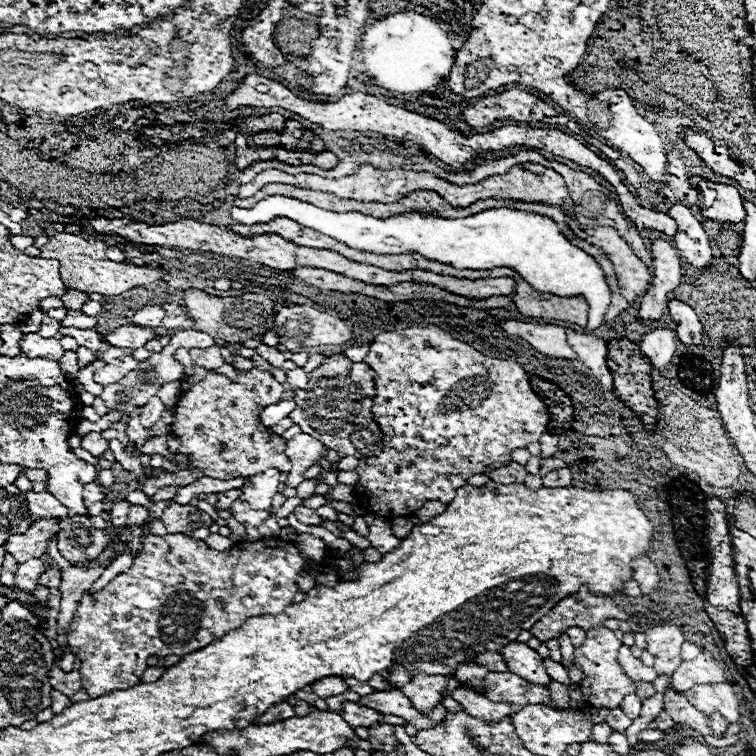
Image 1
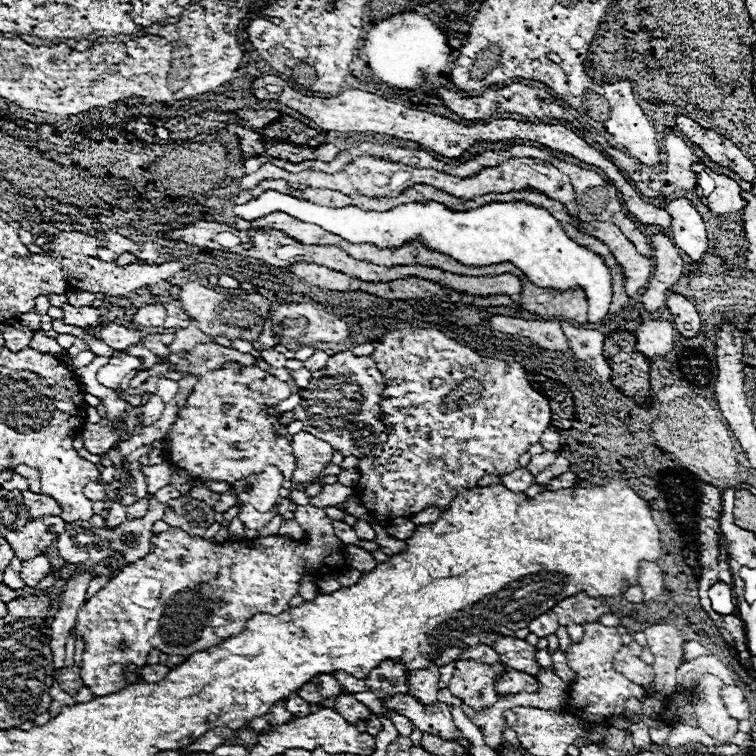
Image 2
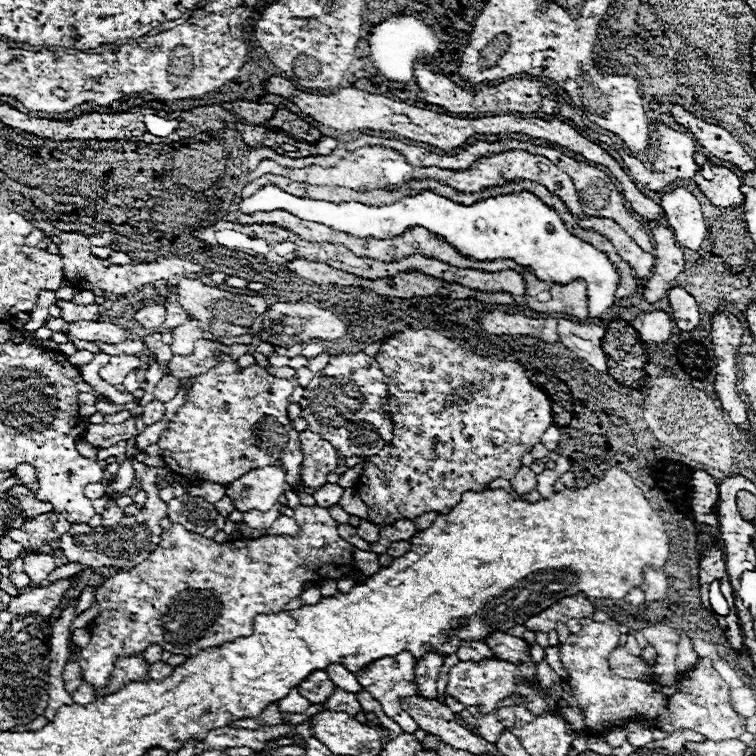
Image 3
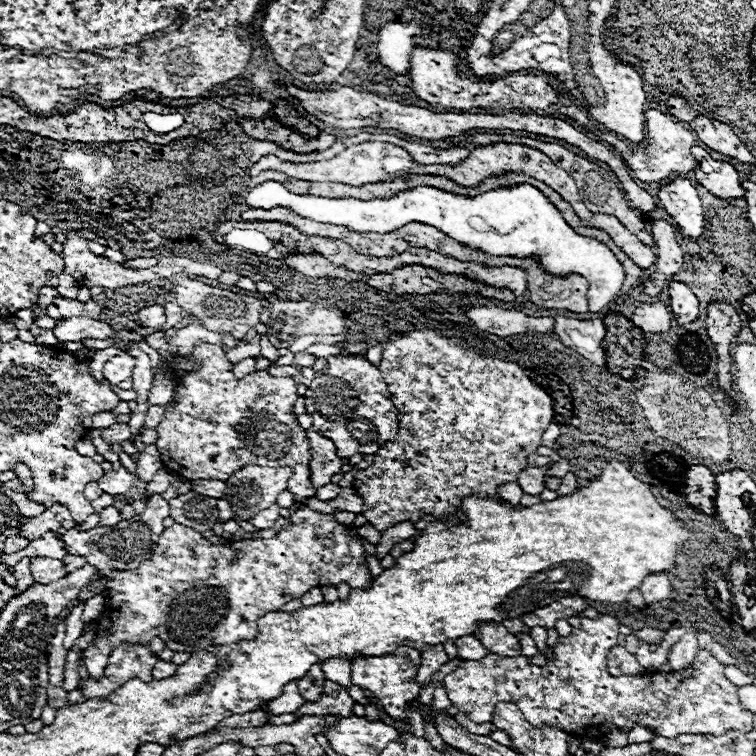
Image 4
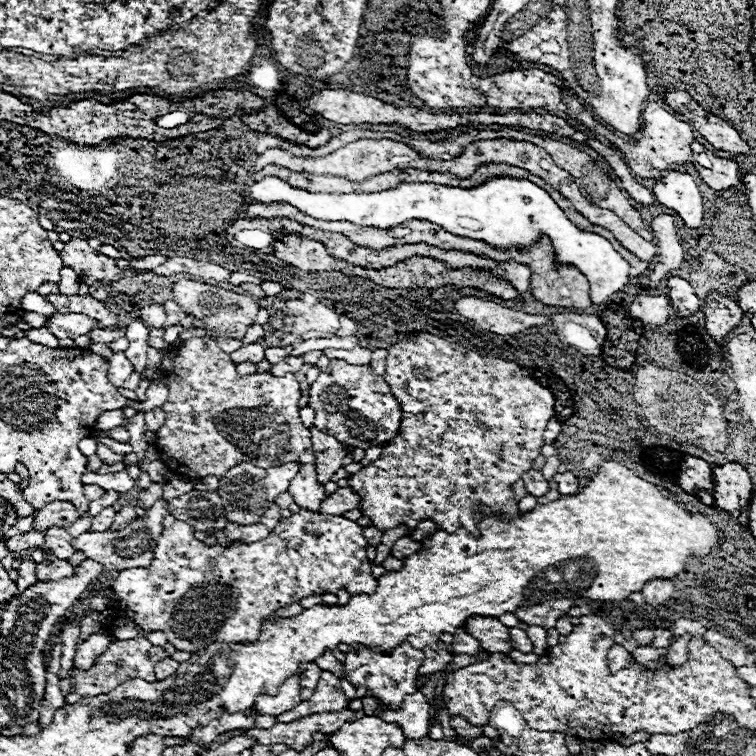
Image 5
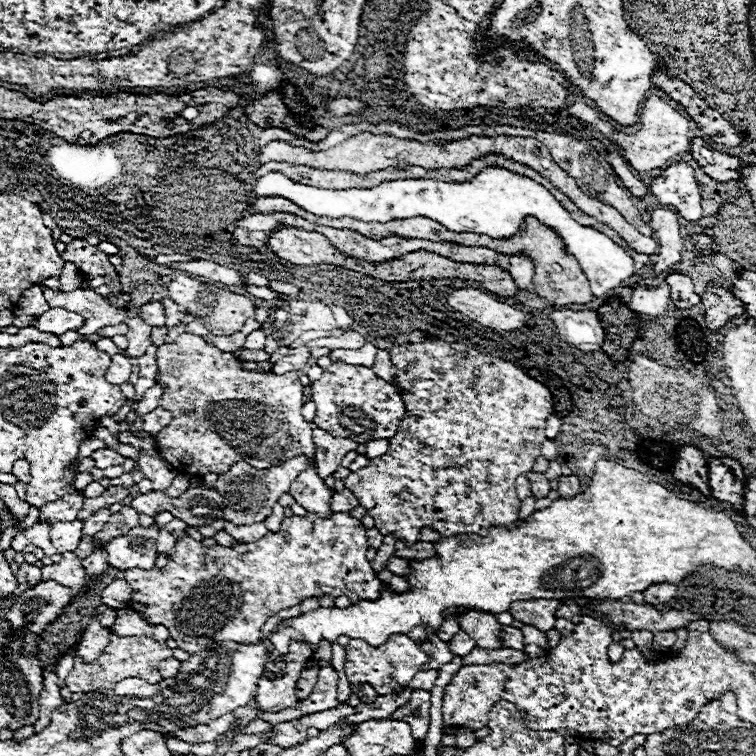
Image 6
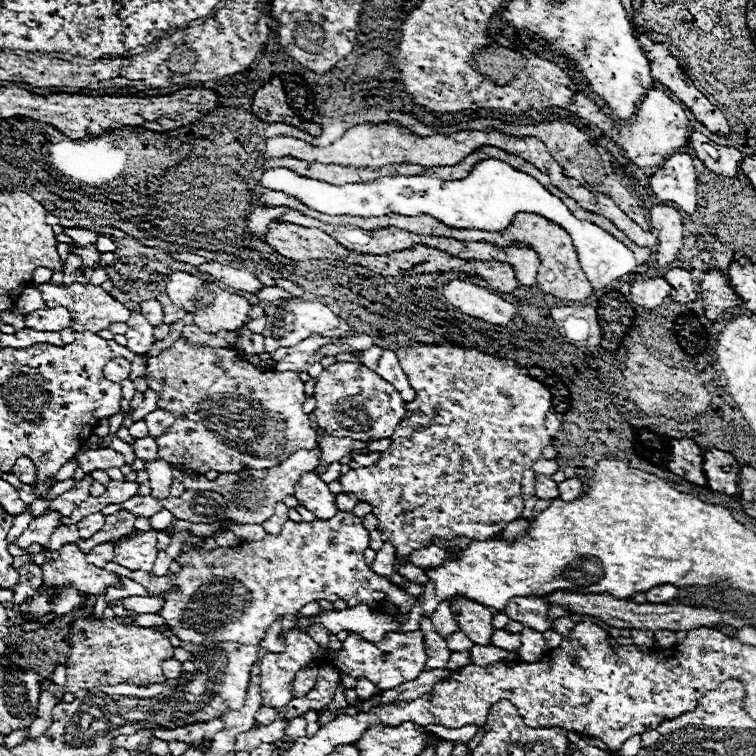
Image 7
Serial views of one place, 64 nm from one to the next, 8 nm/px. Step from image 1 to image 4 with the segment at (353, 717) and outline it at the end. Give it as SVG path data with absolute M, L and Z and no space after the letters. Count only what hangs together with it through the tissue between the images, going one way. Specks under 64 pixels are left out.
M324 680L324 692L316 702L306 702L302 704L294 716L308 716L308 714L340 714L340 716L350 716L352 714L352 706L354 700L346 694L346 690L332 682L332 680Z

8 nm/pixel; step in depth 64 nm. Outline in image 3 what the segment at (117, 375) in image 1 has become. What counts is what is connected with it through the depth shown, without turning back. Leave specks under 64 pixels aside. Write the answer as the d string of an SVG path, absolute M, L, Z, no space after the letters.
M122 354L122 356L112 356L110 362L100 370L100 376L104 382L118 386L124 382L124 378L140 364L140 360L136 356L130 354Z

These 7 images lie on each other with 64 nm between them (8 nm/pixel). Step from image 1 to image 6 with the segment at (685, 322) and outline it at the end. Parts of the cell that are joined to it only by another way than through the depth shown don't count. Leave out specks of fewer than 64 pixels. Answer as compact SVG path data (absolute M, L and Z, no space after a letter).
M672 272L666 276L666 282L670 286L670 296L678 308L690 308L700 302L700 296L694 292L694 284L688 274Z

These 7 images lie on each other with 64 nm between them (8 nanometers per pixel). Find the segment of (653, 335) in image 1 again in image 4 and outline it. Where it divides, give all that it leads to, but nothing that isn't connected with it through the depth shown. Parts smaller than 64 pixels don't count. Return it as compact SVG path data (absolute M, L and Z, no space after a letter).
M658 300L652 304L638 304L630 320L638 328L642 328L646 334L660 334L670 328L672 314L666 308L666 304L662 300Z

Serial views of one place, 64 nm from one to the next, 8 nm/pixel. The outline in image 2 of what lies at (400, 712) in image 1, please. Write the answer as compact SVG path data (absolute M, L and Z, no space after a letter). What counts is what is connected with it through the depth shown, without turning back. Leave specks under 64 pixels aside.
M392 696L386 700L386 708L396 708L396 712L404 712L404 716L408 716L416 724L416 728L422 732L438 734L444 740L454 740L460 746L470 748L470 742L454 726L450 708L442 702L434 702L426 706L412 696Z

